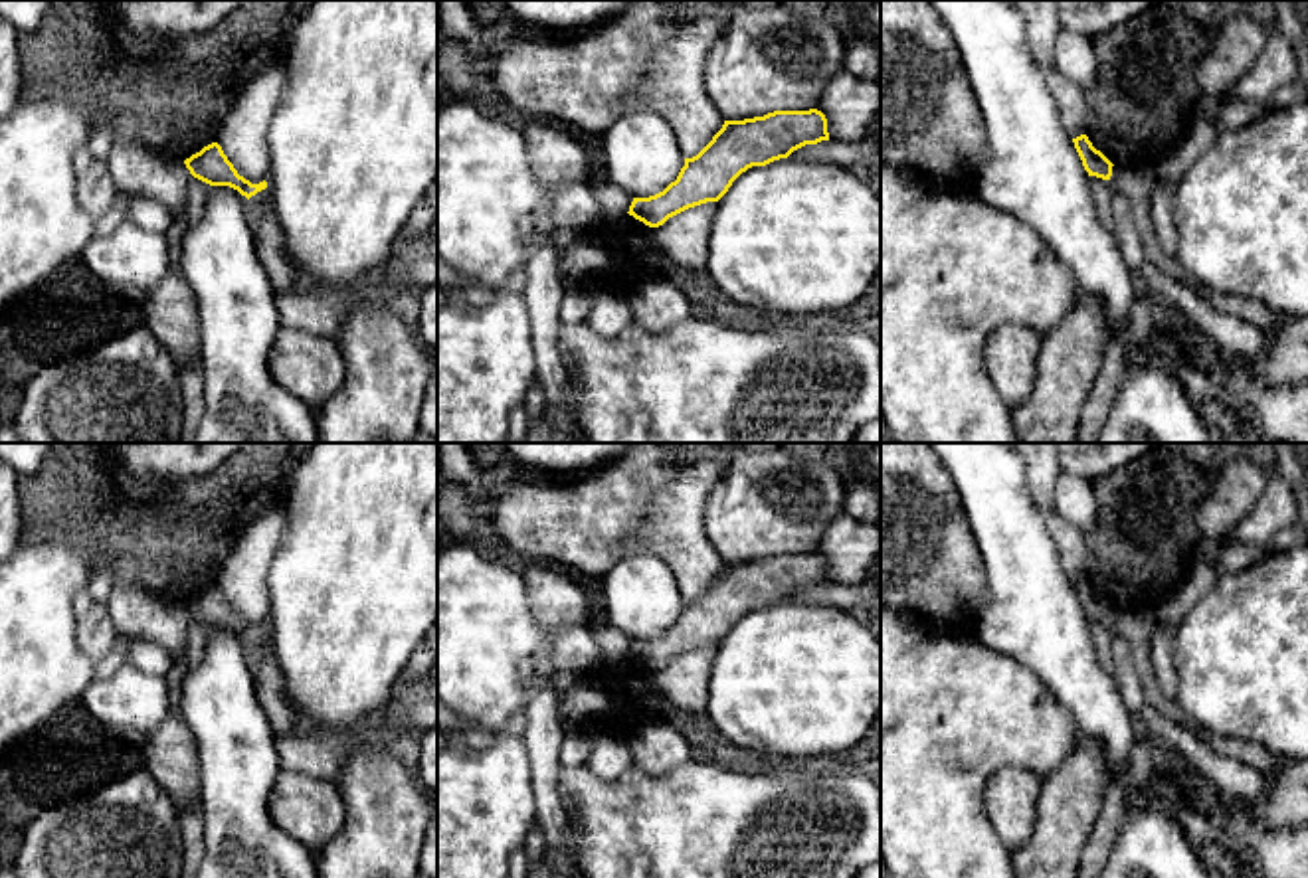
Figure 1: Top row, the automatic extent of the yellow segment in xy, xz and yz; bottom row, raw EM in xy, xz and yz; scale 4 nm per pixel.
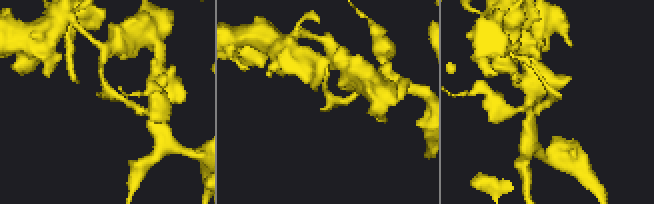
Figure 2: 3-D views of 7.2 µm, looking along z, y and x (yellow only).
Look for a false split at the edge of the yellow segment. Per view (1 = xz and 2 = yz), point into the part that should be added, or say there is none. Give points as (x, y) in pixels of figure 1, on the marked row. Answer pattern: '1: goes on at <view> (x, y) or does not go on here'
1: does not go on here
2: does not go on here

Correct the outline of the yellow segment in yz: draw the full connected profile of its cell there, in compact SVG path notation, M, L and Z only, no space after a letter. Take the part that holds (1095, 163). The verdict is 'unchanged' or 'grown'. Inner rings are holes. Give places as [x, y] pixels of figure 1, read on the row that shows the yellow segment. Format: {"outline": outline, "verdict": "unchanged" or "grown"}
{"outline": "M1080 134L1073 138L1073 142L1088 176L1110 180L1114 164L1100 150L1092 146L1088 136Z", "verdict": "unchanged"}

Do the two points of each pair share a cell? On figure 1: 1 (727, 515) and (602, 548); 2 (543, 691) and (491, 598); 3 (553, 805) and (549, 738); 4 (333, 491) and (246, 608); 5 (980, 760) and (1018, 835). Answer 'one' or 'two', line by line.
1: two
2: two
3: one
4: two
5: two

